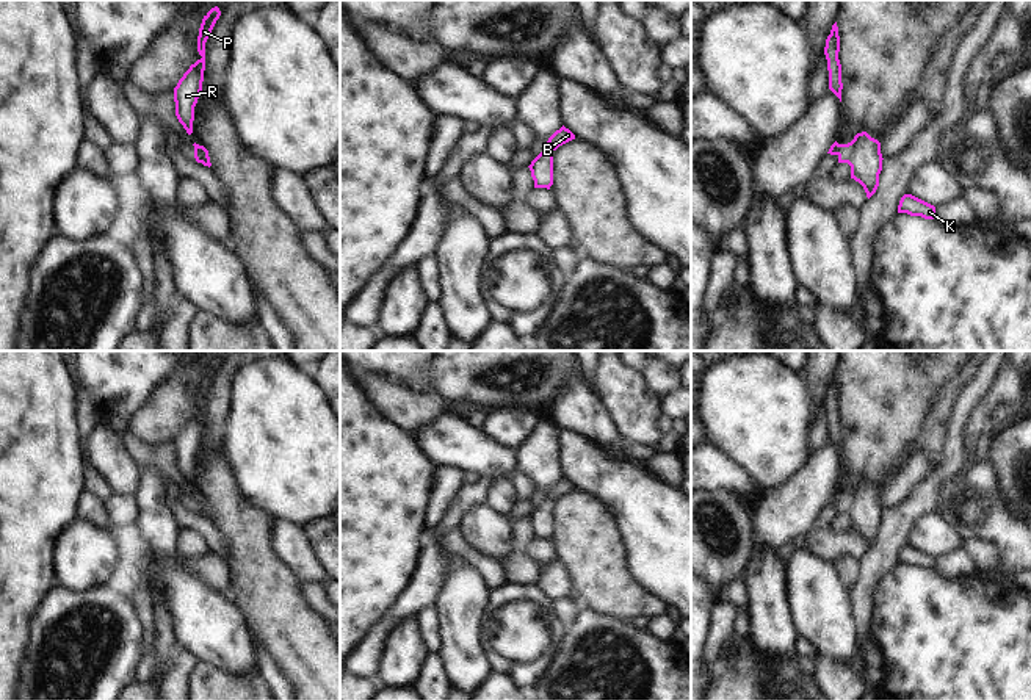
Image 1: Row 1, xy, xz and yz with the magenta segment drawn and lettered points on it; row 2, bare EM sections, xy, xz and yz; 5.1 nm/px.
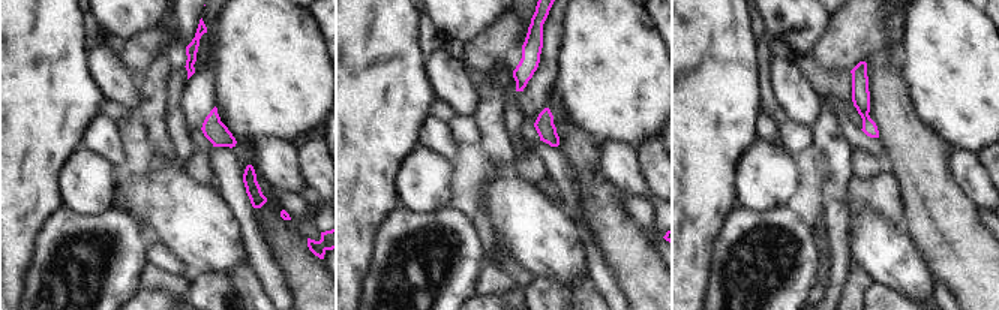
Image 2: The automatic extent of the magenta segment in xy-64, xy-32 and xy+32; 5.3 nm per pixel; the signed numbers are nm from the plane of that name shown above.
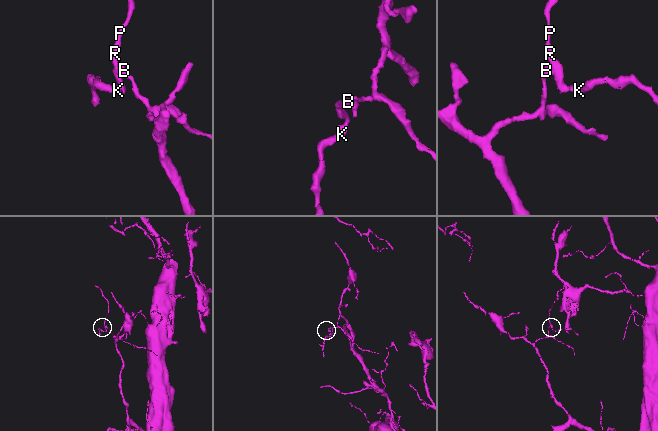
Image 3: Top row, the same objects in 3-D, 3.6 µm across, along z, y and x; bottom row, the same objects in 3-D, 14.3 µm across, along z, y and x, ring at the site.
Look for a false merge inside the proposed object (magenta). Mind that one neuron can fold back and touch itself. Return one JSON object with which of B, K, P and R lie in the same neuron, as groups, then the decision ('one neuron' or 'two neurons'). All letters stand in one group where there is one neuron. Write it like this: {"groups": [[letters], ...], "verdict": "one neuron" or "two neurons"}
{"groups": [["B"], ["K", "P", "R"]], "verdict": "two neurons"}

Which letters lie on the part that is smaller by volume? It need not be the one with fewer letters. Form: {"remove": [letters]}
{"remove": ["K", "P", "R"]}

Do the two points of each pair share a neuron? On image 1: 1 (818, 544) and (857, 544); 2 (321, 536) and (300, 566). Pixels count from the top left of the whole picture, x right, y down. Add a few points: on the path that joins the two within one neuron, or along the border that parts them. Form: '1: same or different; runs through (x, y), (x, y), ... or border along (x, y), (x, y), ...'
1: same; runs through (828, 544), (848, 544)
2: different; border along (303, 528), (307, 544), (323, 570)

